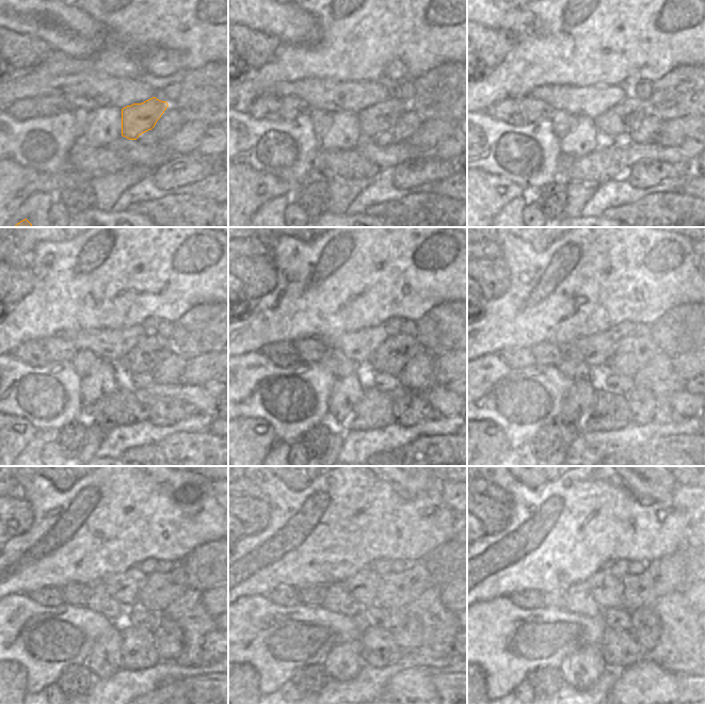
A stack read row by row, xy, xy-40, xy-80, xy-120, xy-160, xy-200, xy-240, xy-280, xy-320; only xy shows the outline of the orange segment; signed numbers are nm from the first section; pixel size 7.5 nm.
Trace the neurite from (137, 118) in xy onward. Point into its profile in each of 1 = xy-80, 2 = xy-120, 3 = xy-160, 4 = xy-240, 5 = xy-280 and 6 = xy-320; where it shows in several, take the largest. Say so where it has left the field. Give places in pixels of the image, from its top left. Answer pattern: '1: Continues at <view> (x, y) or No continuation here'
1: Continues at xy-80 (625, 117)
2: Continues at xy-120 (147, 355)
3: Continues at xy-160 (391, 356)
4: Continues at xy-240 (159, 590)
5: Continues at xy-280 (397, 590)
6: Continues at xy-320 (663, 576).

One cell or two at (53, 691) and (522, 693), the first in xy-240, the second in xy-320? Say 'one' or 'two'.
one

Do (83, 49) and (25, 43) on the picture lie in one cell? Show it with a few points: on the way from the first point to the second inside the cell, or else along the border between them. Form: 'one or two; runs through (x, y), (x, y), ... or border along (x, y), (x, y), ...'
two; border along (28, 34), (43, 39), (53, 51)

